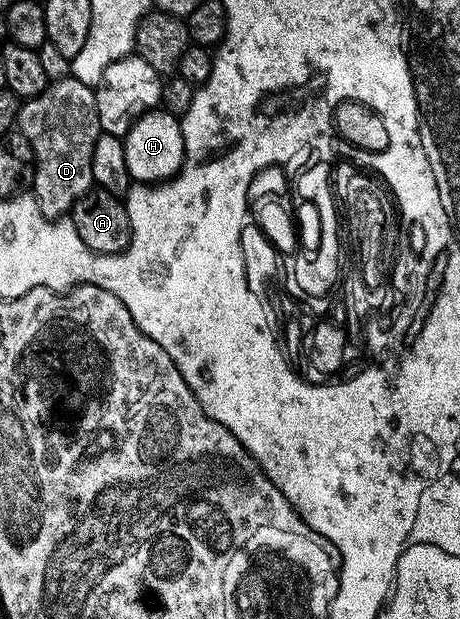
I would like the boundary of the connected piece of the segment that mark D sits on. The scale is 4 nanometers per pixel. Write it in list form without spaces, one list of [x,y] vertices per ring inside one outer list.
[[[75,77],[53,79],[45,91],[38,93],[38,97],[21,102],[16,127],[22,133],[22,137],[26,137],[26,141],[30,141],[30,149],[34,149],[36,172],[30,191],[36,196],[38,209],[42,209],[45,217],[53,221],[67,216],[77,201],[94,187],[92,181],[94,141],[98,141],[98,137],[102,133],[98,121],[95,90],[82,85],[82,81],[78,81]]]

